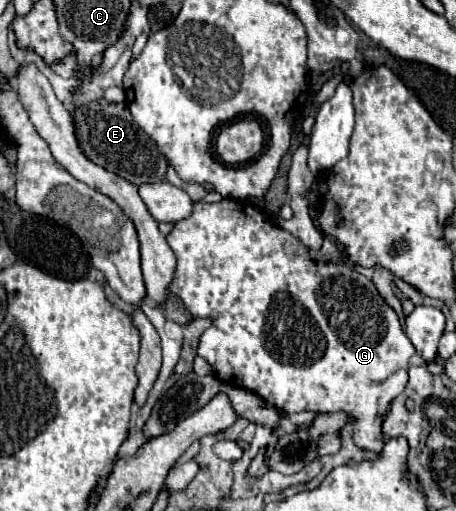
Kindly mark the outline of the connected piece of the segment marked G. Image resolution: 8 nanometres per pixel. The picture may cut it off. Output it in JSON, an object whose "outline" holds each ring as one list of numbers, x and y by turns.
{"outline":[[222,198,220,202,212,202,212,204,202,202,202,200,196,202,192,216,188,220,182,220,180,224,174,224,174,230,166,236,166,240,168,240,168,244,174,250,176,260,178,260,176,276,170,284,170,292,176,294,184,302,184,306,192,312,192,316,212,320,212,326,208,330,204,330,204,334,200,338,198,356,202,356,212,366,212,372,220,382,250,390,250,392,262,396,266,402,274,404,276,408,282,408,288,414,304,412,304,410,328,412,328,414,344,412,348,416,346,426,352,432,354,444,362,450,368,450,368,452,376,452,376,454,382,452,382,448,384,448,382,428,380,428,382,418,384,418,390,402,398,394,402,394,402,390,406,388,408,364,410,364,410,358,414,356,414,348,412,348,410,340,406,338,404,330,400,328,400,320,398,320,396,312,384,304,384,300,378,294,372,280,368,280,366,276,358,274,354,268,348,268,348,266,314,262,308,254,308,248,300,242,300,238,292,236,288,230,282,230,278,224,274,224,264,212,260,212,252,204,242,202,242,200,232,200,232,198]]}

